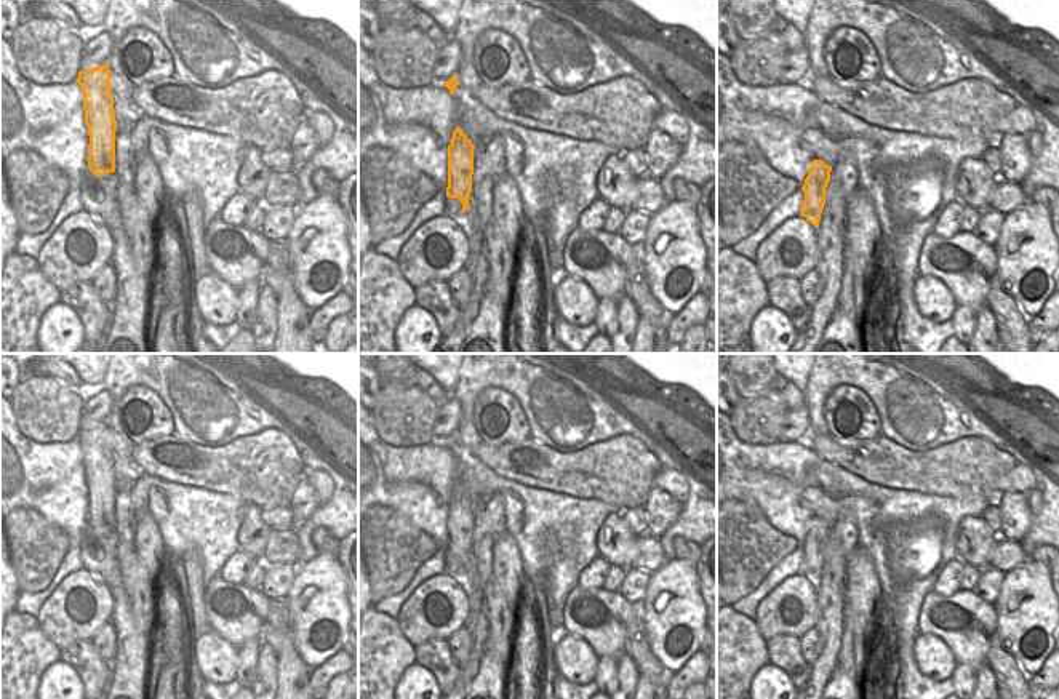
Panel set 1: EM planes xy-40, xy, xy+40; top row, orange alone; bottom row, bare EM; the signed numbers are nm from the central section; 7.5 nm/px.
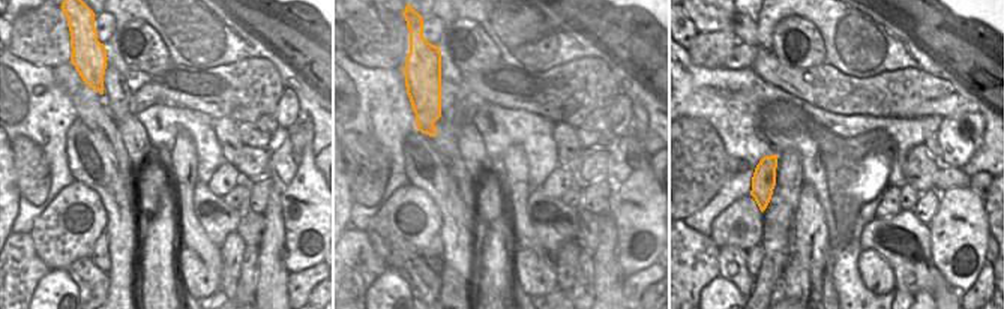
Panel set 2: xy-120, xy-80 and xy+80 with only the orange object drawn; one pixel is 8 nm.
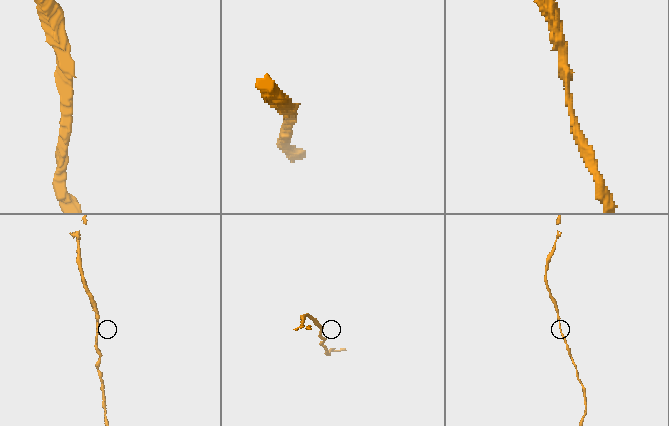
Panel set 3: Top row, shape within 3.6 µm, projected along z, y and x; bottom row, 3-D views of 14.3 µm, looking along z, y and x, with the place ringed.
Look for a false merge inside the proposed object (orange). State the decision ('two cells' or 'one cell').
one cell

